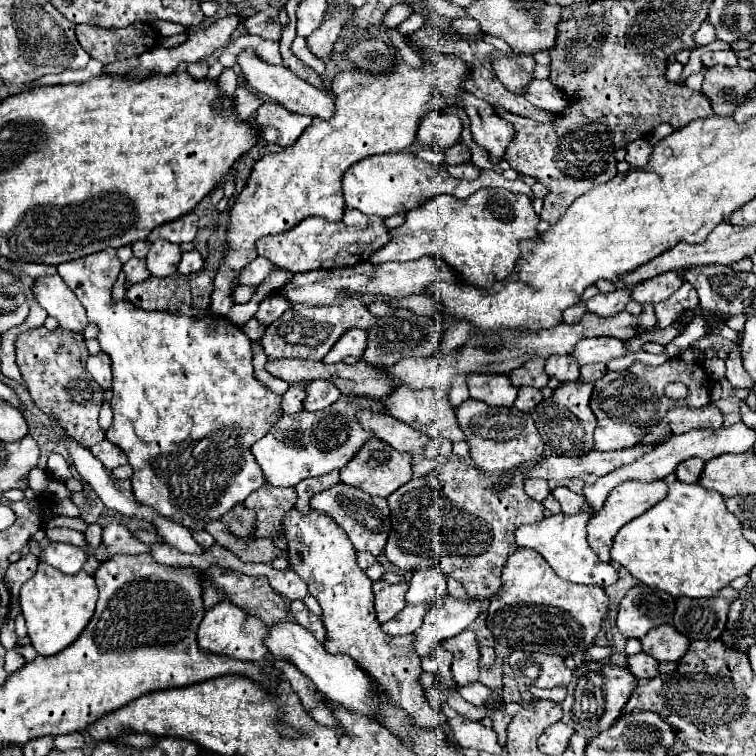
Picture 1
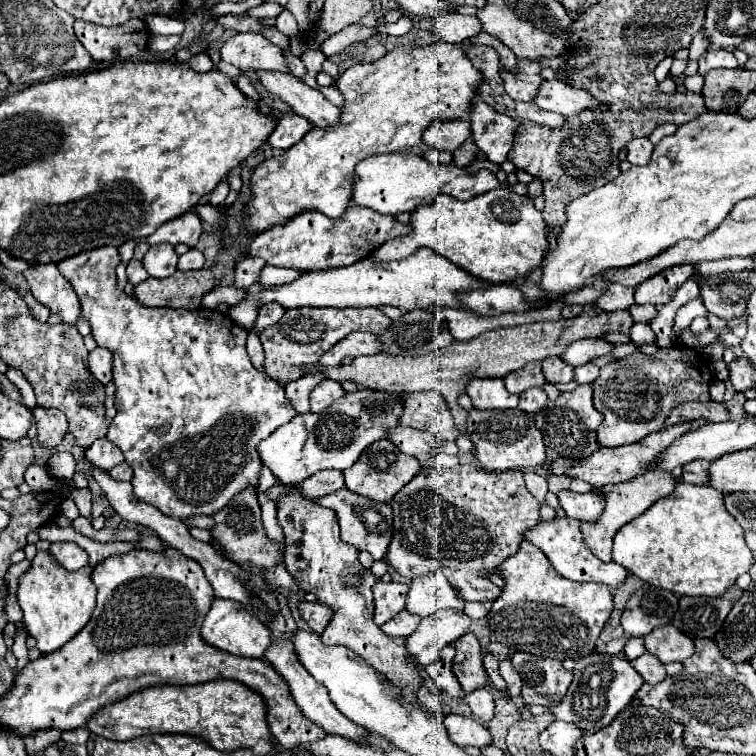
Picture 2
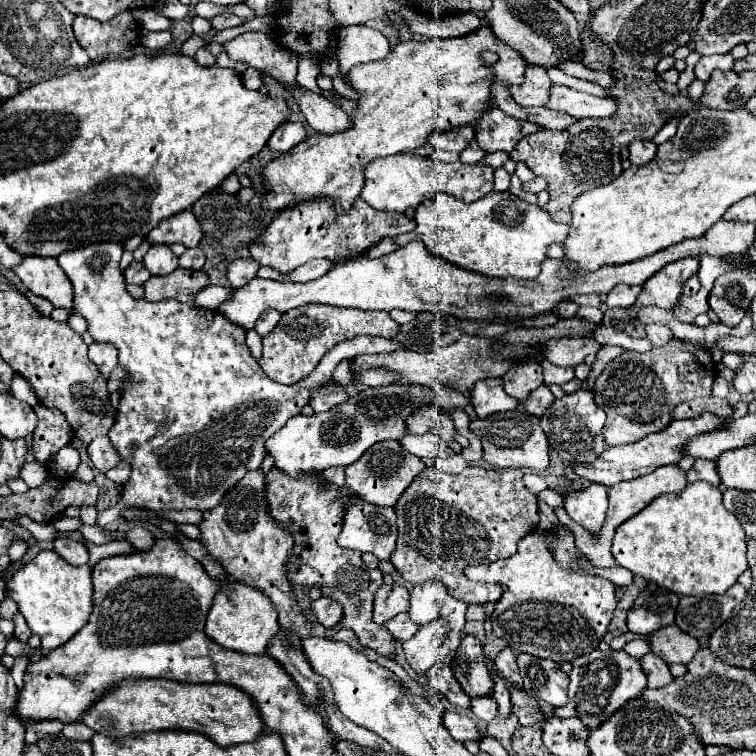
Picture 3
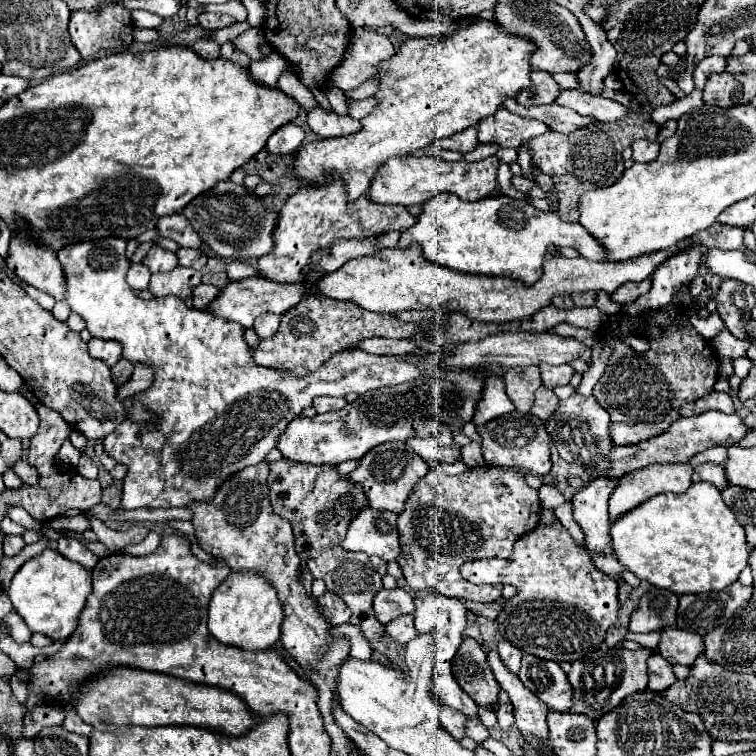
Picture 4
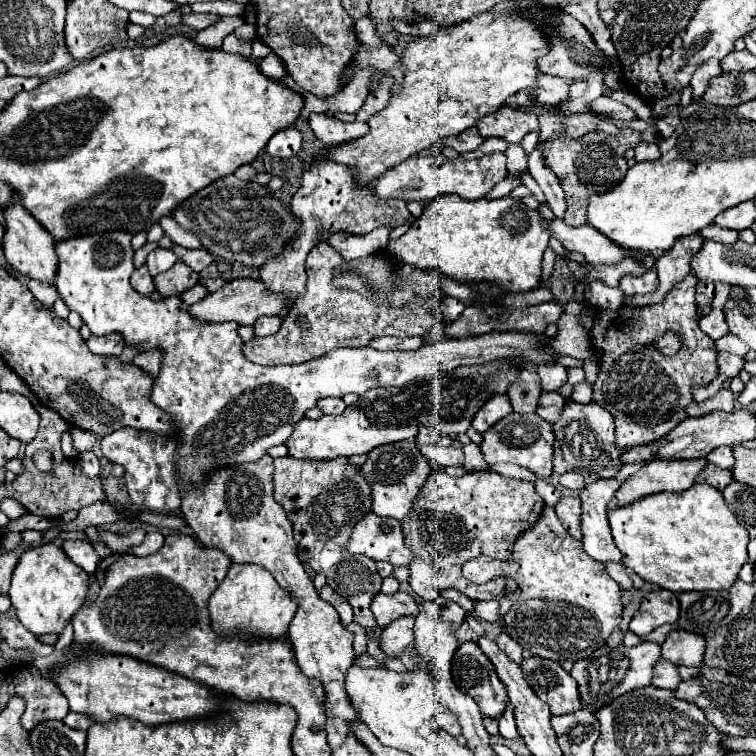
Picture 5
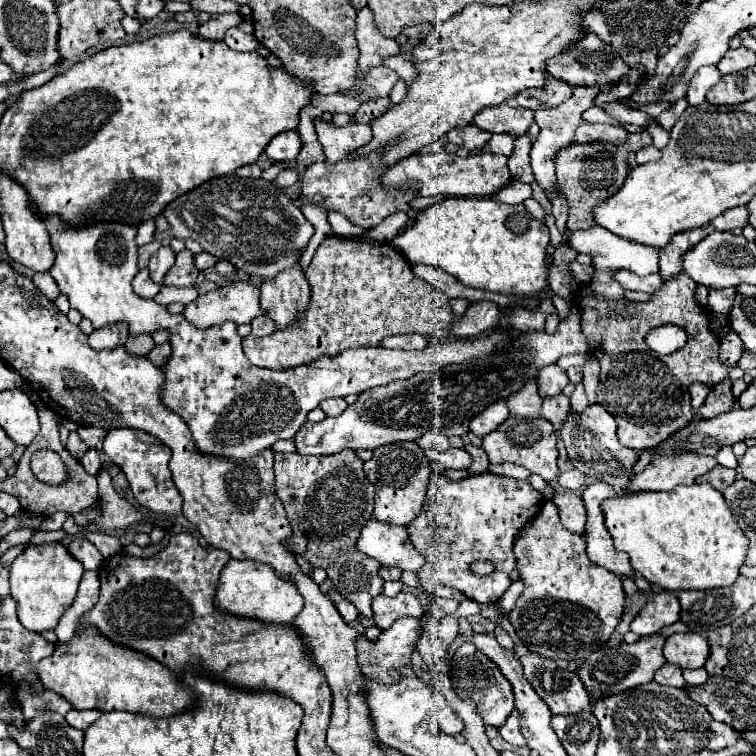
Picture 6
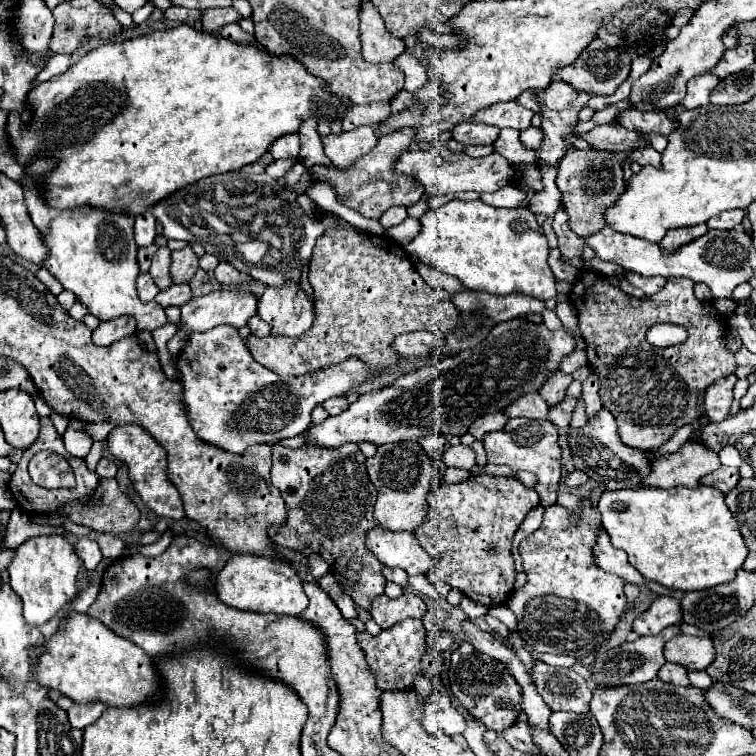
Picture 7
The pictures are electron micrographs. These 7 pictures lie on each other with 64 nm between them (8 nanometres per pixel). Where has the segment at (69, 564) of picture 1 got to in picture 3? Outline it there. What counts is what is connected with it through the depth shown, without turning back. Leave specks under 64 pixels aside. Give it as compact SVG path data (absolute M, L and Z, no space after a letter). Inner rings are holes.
M58 538L56 540L56 546L54 546L54 552L66 560L68 564L72 566L82 566L82 564L88 564L88 550L84 544L76 542L76 540L70 540L70 538Z

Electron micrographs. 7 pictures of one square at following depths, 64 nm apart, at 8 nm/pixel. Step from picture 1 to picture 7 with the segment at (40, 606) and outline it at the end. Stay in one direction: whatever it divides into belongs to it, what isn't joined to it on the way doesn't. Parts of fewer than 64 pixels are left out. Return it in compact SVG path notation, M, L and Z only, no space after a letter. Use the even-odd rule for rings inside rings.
M34 536L26 540L8 566L10 586L24 604L24 622L40 626L56 616L56 612L78 594L78 572L82 568L72 544L64 536Z

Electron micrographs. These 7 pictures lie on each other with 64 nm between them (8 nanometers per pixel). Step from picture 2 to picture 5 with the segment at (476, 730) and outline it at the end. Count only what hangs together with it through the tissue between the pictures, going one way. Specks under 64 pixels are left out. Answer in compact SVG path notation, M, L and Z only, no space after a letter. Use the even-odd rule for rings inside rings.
M438 710L438 712L436 712L436 722L438 722L438 726L442 726L448 734L460 736L460 730L462 730L462 728L460 728L456 716L454 716L450 710Z

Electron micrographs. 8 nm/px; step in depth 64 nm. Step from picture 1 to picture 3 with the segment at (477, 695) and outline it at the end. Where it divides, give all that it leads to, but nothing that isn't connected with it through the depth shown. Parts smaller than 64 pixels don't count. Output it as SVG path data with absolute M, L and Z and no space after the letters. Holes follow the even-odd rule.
M480 696L480 698L472 698L470 700L470 706L472 706L472 712L476 718L484 720L484 722L490 722L496 718L496 710L498 710L498 704L496 700L492 700L490 696Z

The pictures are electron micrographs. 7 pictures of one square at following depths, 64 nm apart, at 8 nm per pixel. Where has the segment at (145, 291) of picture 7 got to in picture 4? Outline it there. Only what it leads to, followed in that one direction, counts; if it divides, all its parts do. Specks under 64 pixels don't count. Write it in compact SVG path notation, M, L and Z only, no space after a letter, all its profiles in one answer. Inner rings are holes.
M130 264L126 272L126 282L134 290L146 290L150 282L150 270L144 264Z

